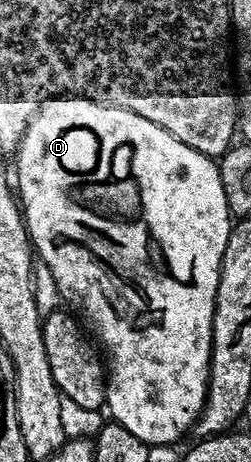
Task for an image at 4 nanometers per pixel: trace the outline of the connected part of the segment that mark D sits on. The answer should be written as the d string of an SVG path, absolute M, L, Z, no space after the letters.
M81 97L47 99L38 108L37 115L27 122L26 132L16 152L17 159L16 195L20 200L26 220L26 231L30 234L30 241L37 258L52 273L58 286L58 294L63 300L82 299L82 311L86 314L85 322L88 327L90 322L89 330L93 332L96 339L98 334L99 344L102 342L106 346L108 378L105 410L110 411L109 418L115 423L124 425L124 429L128 429L132 437L140 437L140 441L144 441L147 445L176 442L185 431L189 432L197 423L198 416L202 414L202 406L206 403L218 274L224 245L228 241L228 233L232 226L232 216L224 197L224 185L220 185L217 162L211 156L202 155L196 149L184 145L184 141L176 141L176 137L172 137L168 129L160 129L160 125L152 125L152 121L128 109L109 107Z

